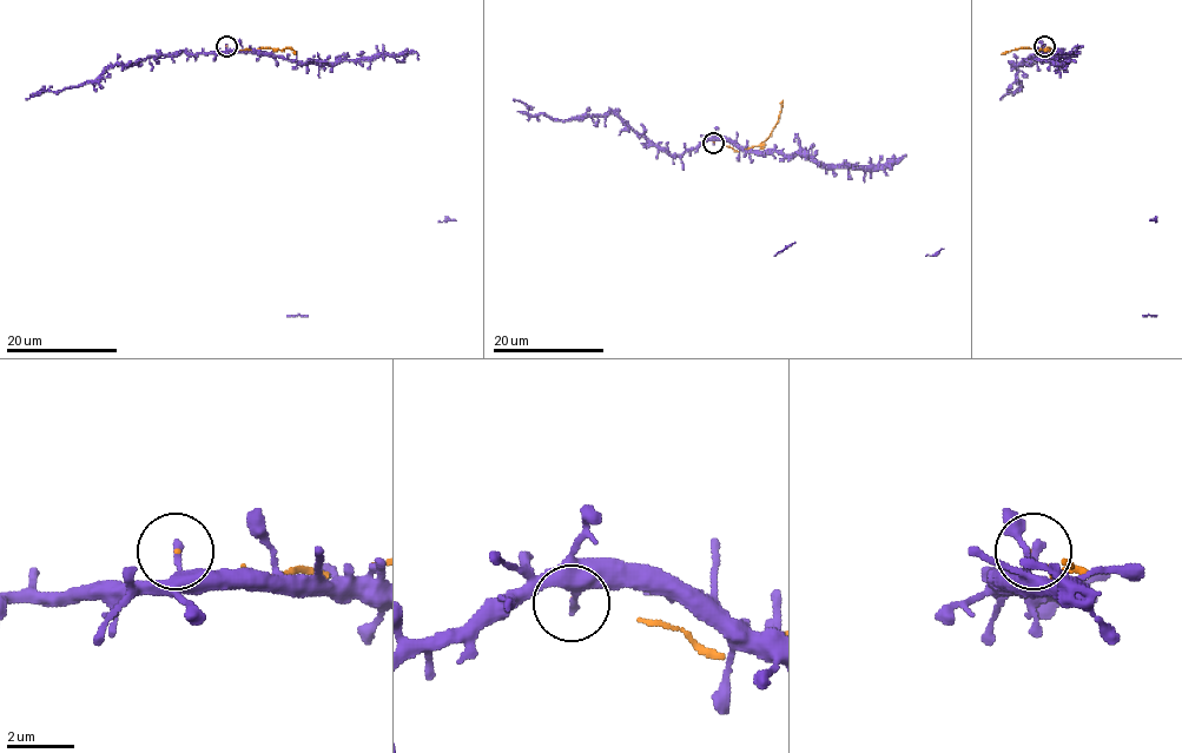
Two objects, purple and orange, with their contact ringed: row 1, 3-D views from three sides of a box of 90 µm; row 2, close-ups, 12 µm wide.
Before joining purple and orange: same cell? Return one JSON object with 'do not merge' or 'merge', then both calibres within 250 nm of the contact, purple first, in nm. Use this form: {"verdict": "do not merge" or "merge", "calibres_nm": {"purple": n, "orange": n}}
{"verdict": "do not merge", "calibres_nm": {"purple": 240, "orange": 30}}

